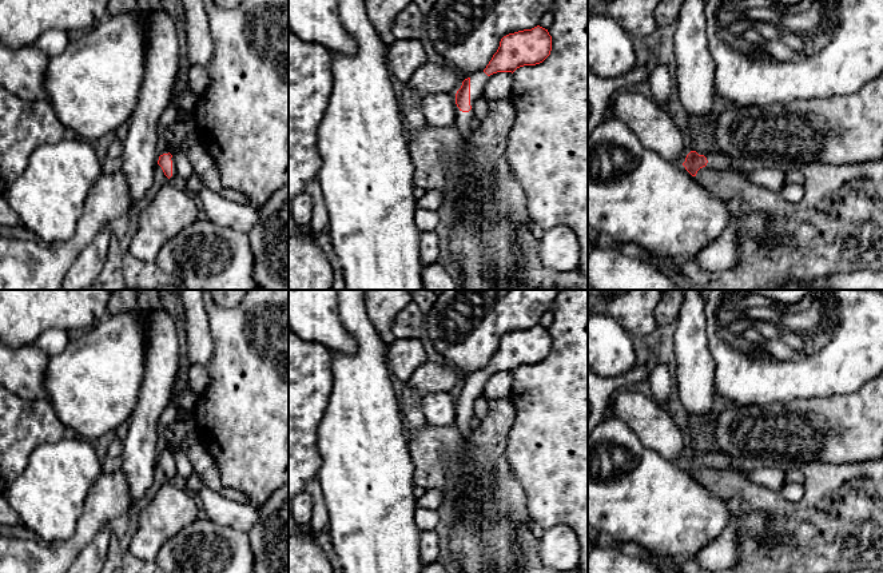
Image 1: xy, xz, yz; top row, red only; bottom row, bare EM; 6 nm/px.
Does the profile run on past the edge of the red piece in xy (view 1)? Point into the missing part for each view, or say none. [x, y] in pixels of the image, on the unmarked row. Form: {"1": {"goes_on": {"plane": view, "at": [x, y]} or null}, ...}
{"1": {"goes_on": {"plane": "xy", "at": [174, 477]}}}

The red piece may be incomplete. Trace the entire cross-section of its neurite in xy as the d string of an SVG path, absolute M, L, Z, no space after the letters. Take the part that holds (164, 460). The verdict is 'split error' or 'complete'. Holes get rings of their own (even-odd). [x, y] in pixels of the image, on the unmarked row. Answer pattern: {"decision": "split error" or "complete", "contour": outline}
{"decision": "split error", "contour": "M168 449L159 453L156 465L160 466L170 481L178 481L175 461Z"}

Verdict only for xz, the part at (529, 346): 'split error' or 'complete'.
split error

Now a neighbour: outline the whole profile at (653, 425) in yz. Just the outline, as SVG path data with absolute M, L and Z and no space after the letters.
M625 390L612 403L614 417L623 419L640 441L663 458L683 463L689 450L671 414L655 399Z

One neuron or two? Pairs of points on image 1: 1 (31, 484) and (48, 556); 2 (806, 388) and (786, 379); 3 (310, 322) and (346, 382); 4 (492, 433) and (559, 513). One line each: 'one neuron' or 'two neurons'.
1: two neurons
2: one neuron
3: two neurons
4: two neurons

